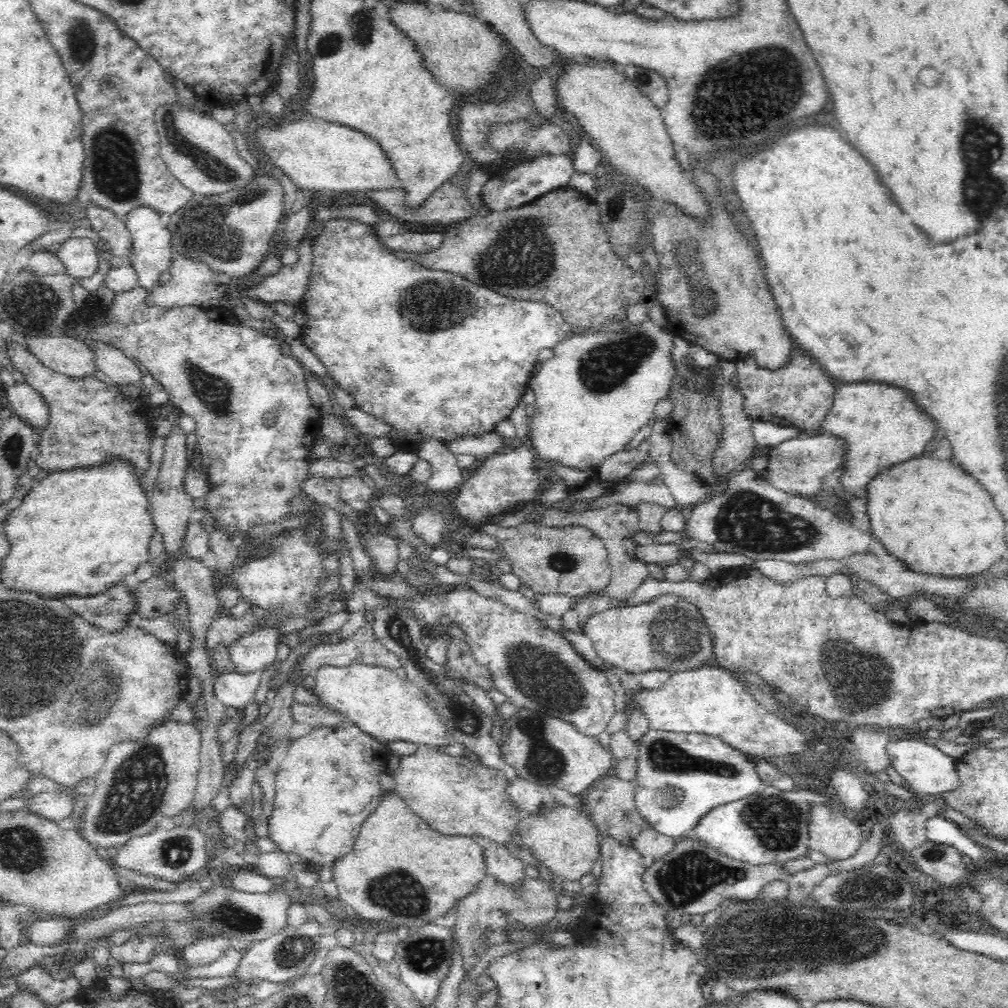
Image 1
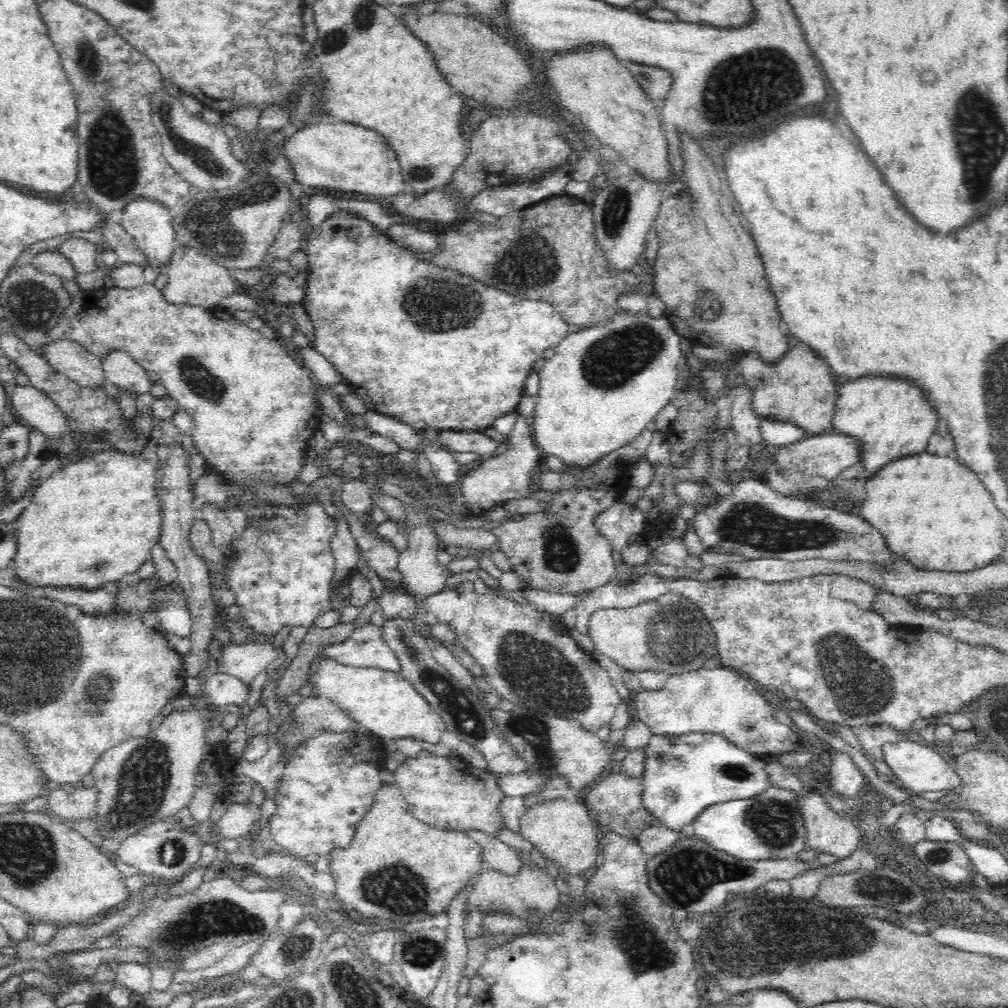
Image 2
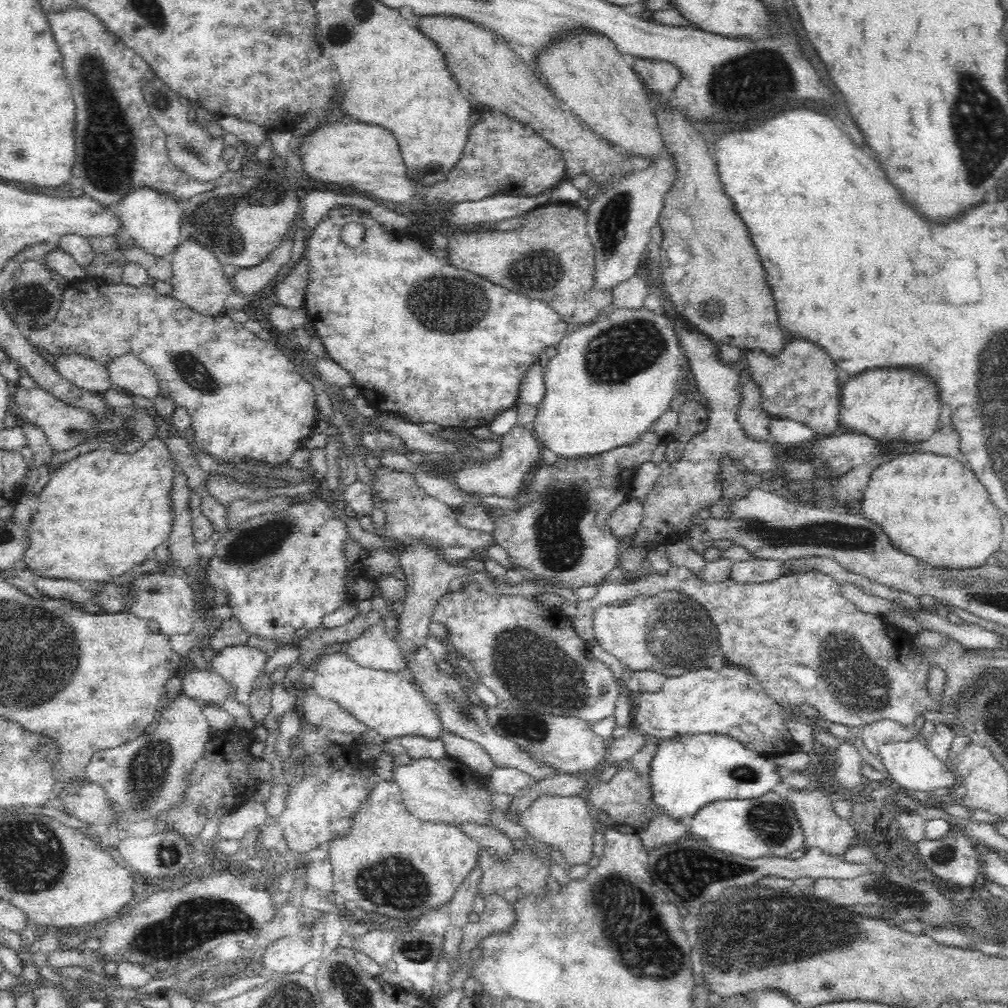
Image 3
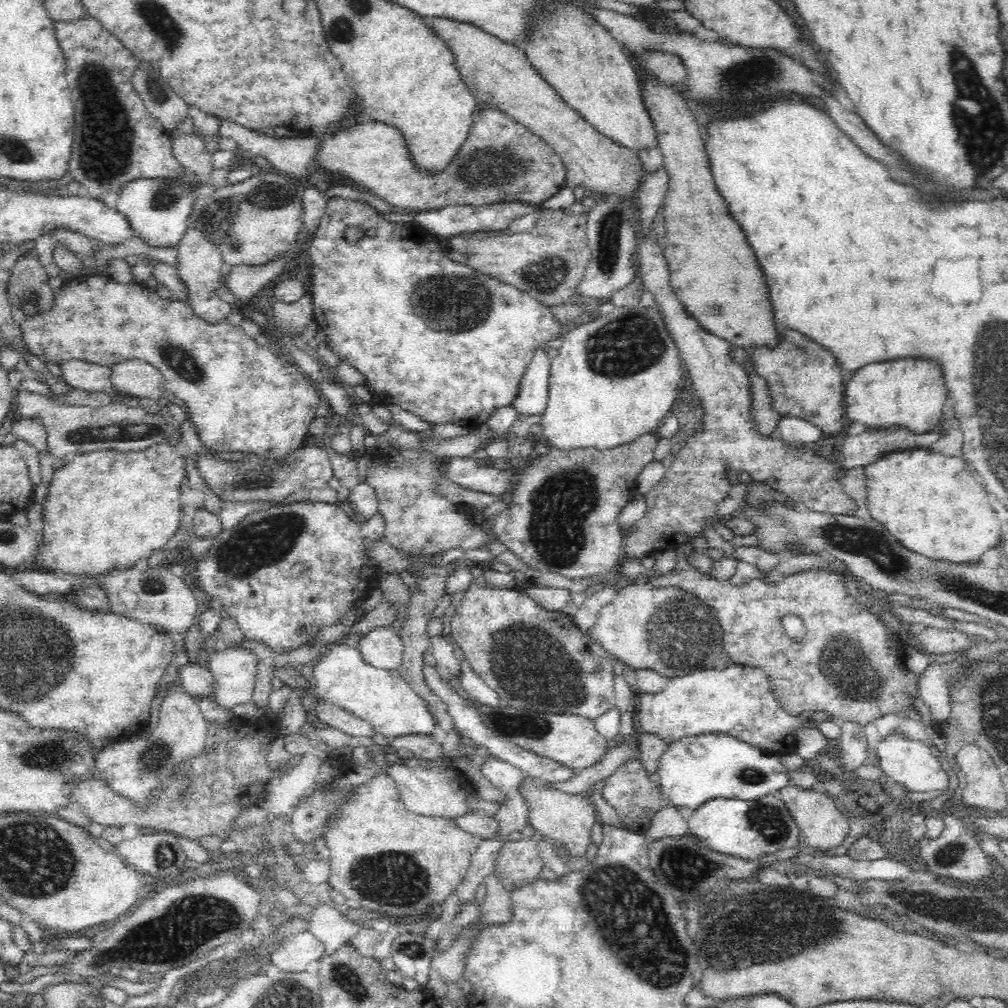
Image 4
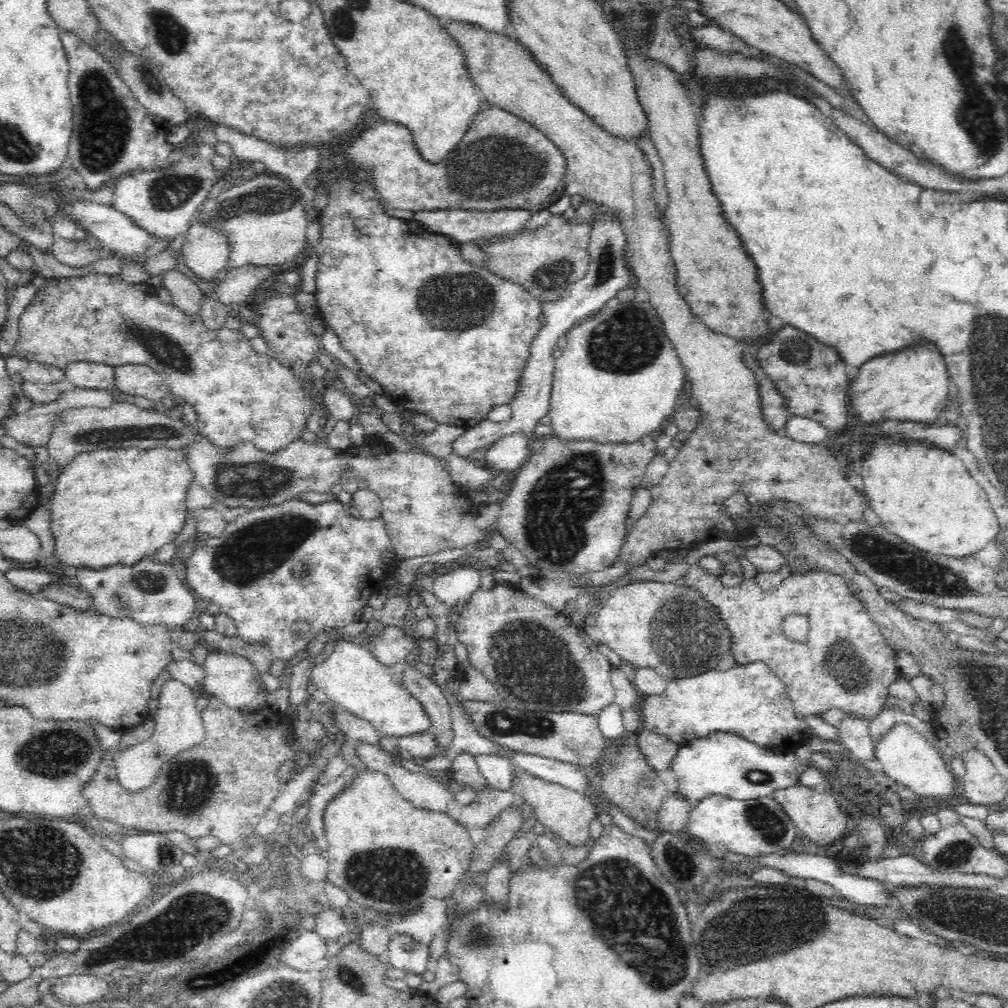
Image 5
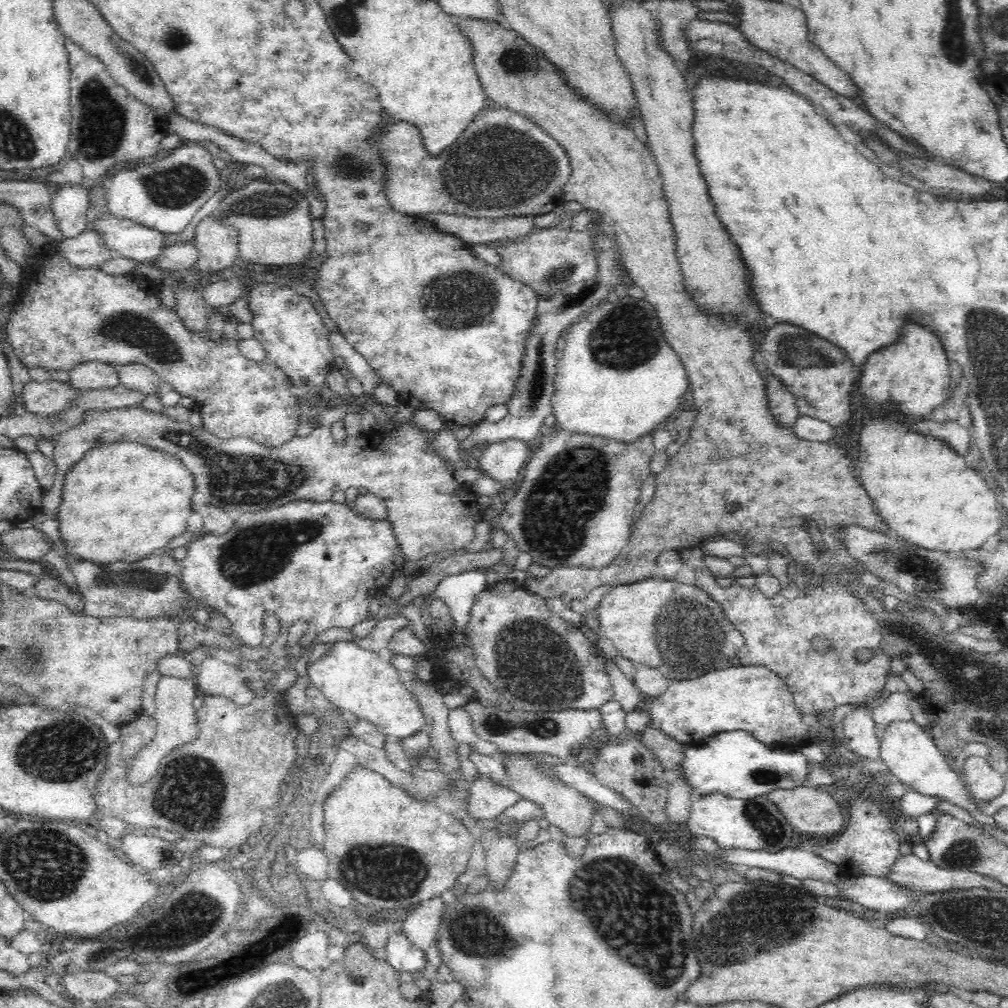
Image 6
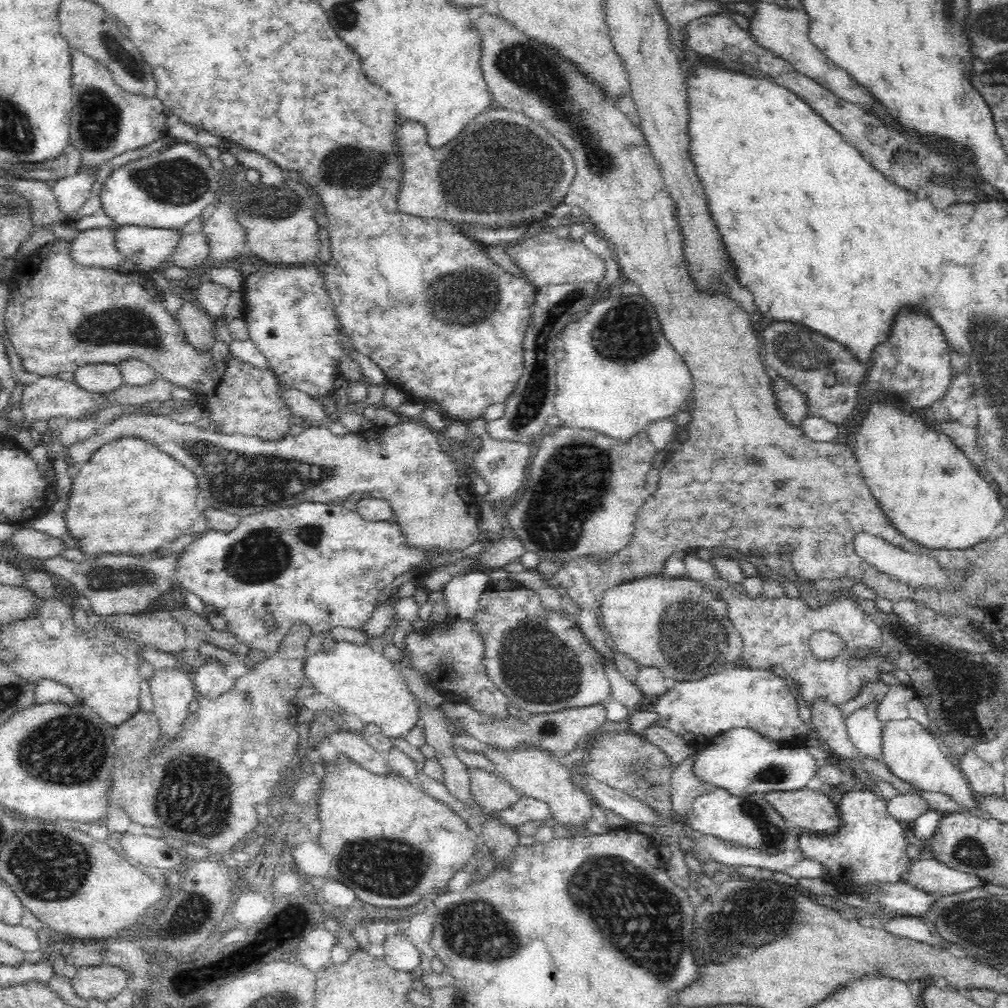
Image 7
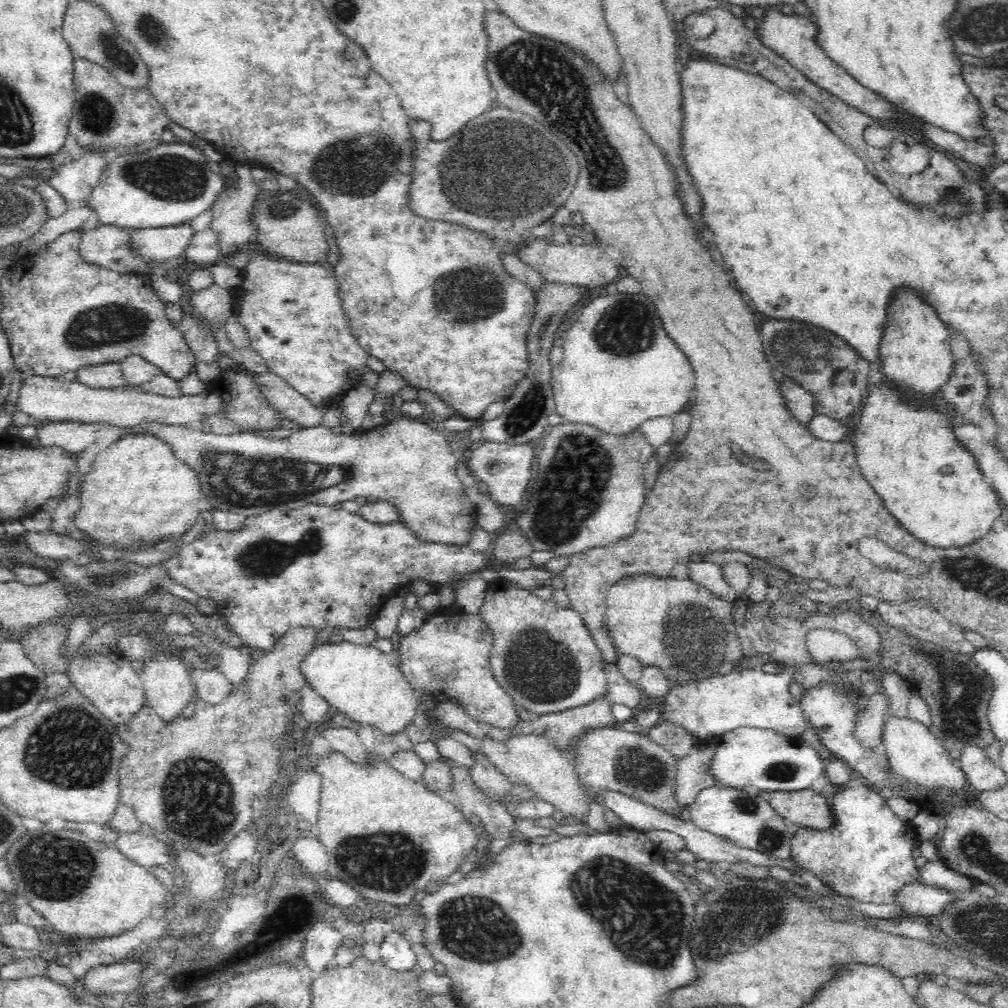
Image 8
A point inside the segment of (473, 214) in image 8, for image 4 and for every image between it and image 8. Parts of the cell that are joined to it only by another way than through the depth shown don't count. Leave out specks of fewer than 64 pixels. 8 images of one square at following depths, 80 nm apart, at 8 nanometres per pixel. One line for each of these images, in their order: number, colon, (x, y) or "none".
4: (502, 160)
5: (502, 162)
6: (504, 164)
7: (503, 169)

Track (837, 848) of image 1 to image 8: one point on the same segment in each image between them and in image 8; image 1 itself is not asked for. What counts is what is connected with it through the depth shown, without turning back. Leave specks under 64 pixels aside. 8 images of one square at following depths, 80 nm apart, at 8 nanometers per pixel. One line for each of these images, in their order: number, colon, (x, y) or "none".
2: (828, 831)
3: (822, 828)
4: (819, 816)
5: (815, 812)
6: (811, 810)
7: (814, 811)
8: (806, 807)

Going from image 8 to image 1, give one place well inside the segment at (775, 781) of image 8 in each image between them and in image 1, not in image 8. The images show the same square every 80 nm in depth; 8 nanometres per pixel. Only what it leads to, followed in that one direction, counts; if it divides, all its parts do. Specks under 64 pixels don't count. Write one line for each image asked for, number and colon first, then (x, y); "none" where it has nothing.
1: (681, 776)
2: (683, 774)
3: (688, 772)
4: (695, 769)
5: (726, 764)
6: (734, 763)
7: (742, 761)

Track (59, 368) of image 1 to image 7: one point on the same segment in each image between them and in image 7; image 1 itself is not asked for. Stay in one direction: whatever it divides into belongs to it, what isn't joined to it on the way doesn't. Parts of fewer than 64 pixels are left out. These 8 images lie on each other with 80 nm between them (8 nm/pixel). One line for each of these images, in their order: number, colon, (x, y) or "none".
2: (71, 359)
3: (92, 375)
4: (79, 374)
5: (91, 375)
6: (91, 375)
7: (99, 377)

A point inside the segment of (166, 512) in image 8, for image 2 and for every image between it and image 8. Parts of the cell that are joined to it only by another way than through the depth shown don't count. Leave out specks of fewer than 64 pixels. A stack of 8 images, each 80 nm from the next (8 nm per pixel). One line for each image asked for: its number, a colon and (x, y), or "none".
2: (76, 531)
3: (102, 513)
4: (105, 510)
5: (112, 506)
6: (125, 501)
7: (131, 497)

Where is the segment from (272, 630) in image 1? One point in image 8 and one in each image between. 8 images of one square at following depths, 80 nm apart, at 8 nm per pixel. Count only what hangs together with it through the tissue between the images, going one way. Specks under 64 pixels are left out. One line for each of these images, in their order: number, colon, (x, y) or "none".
2: (244, 661)
3: (239, 665)
4: (234, 670)
5: (229, 677)
6: (215, 677)
7: (210, 680)
8: (212, 687)

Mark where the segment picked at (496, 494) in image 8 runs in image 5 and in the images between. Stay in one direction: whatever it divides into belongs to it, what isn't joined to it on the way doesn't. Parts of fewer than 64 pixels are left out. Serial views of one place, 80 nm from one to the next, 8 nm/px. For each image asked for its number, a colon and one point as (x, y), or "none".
5: (509, 454)
6: (503, 462)
7: (501, 463)

